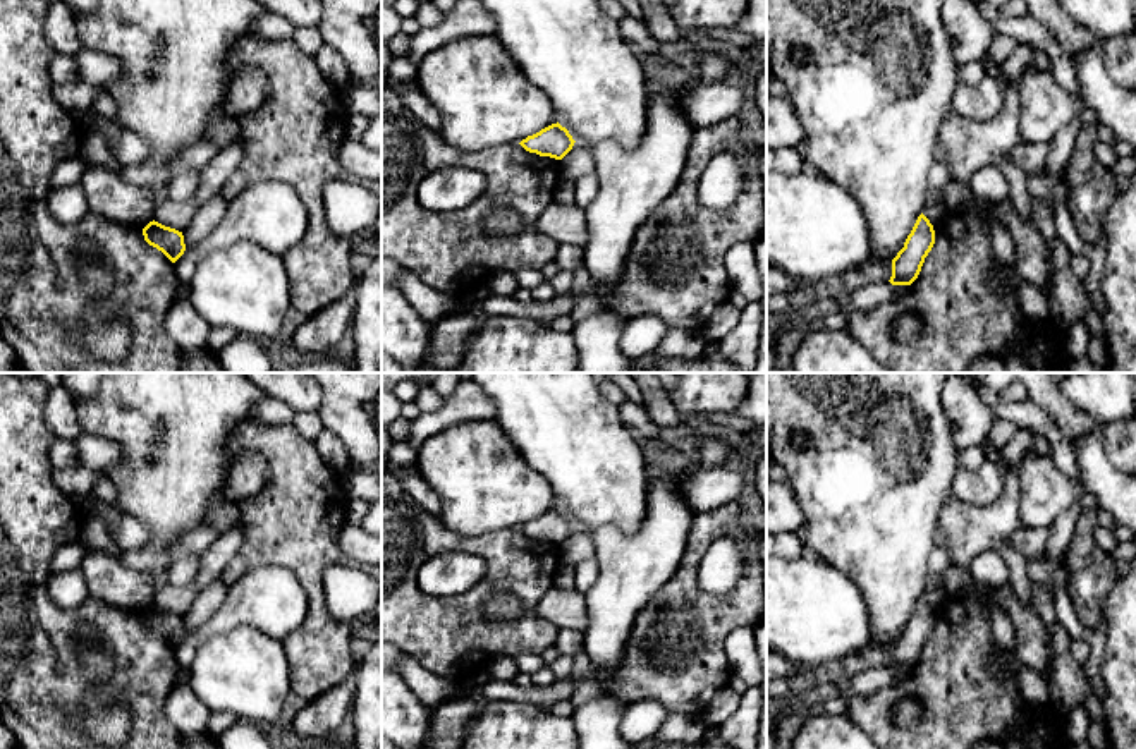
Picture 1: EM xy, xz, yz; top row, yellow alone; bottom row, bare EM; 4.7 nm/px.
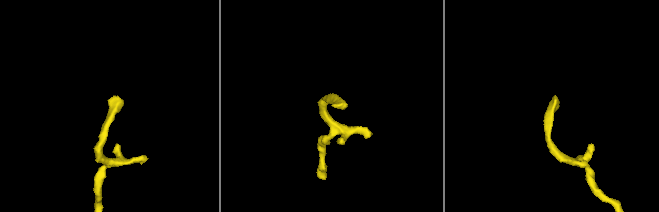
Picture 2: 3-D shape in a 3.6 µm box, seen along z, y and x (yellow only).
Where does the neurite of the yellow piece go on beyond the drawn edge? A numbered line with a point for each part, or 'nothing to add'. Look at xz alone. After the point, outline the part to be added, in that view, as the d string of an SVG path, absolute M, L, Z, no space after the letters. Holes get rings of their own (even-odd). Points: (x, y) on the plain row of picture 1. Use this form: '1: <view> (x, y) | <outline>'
nothing to add

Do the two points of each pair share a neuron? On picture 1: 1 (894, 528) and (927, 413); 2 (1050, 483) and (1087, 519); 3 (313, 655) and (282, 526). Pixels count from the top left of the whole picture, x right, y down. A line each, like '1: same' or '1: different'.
1: same
2: different
3: same

